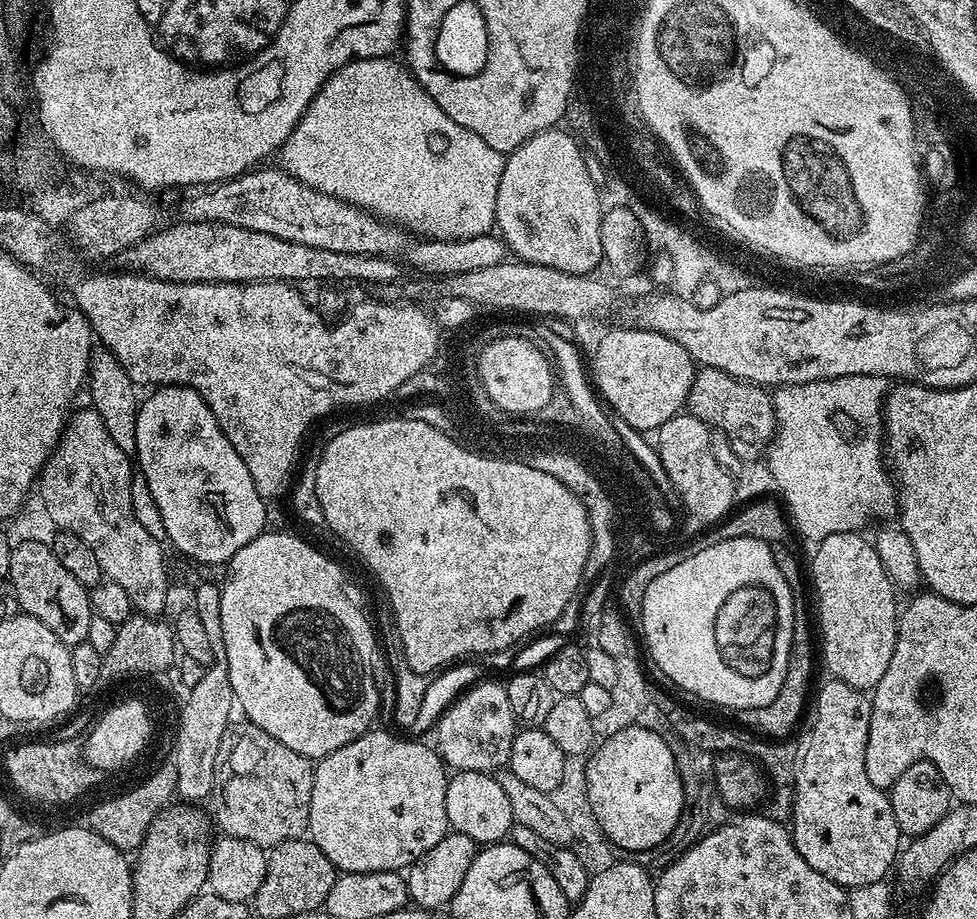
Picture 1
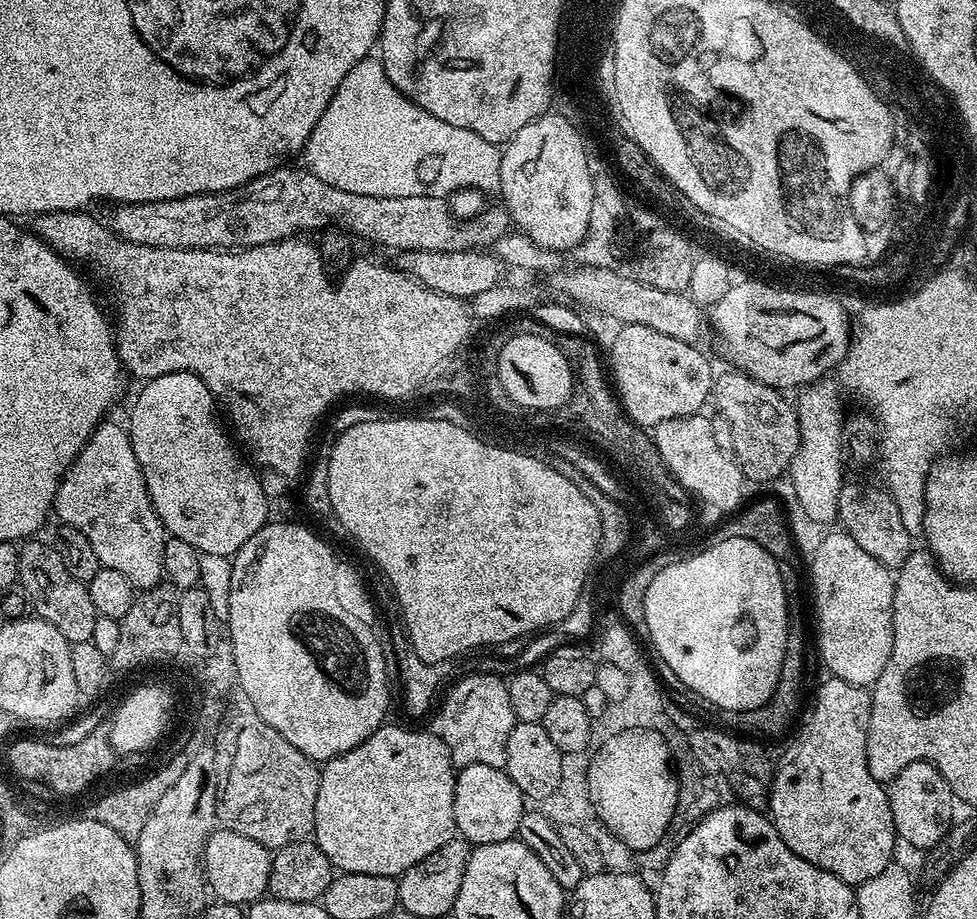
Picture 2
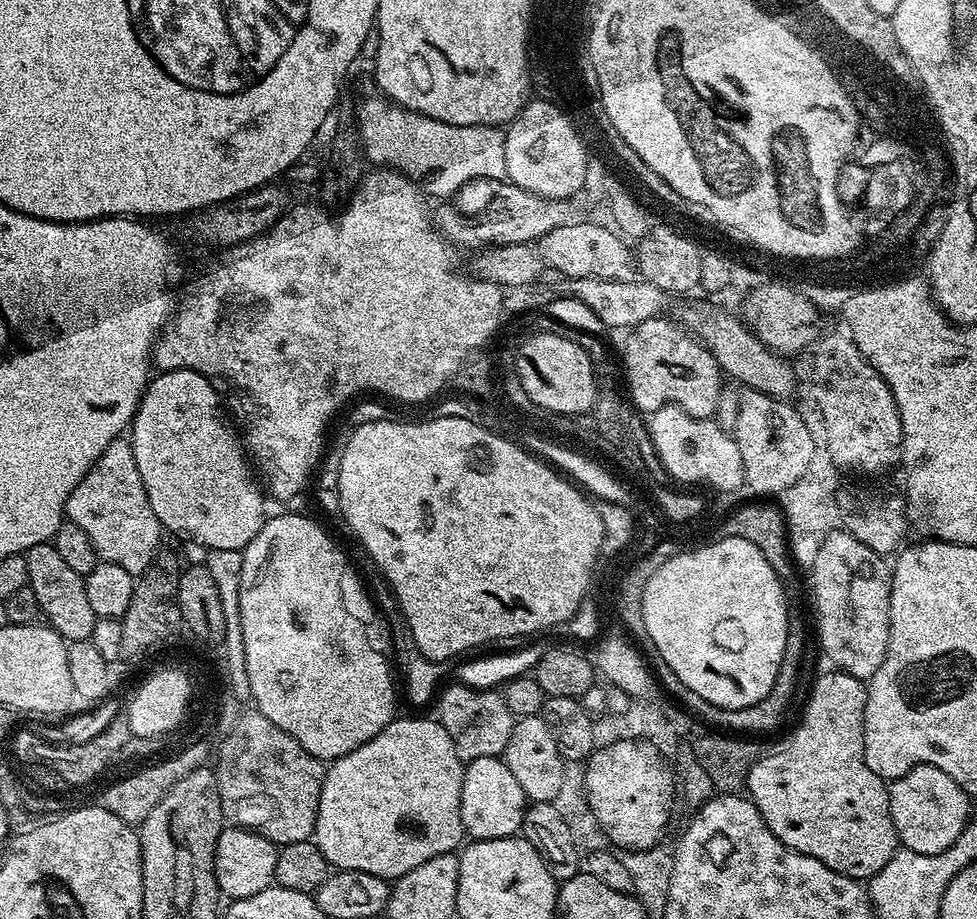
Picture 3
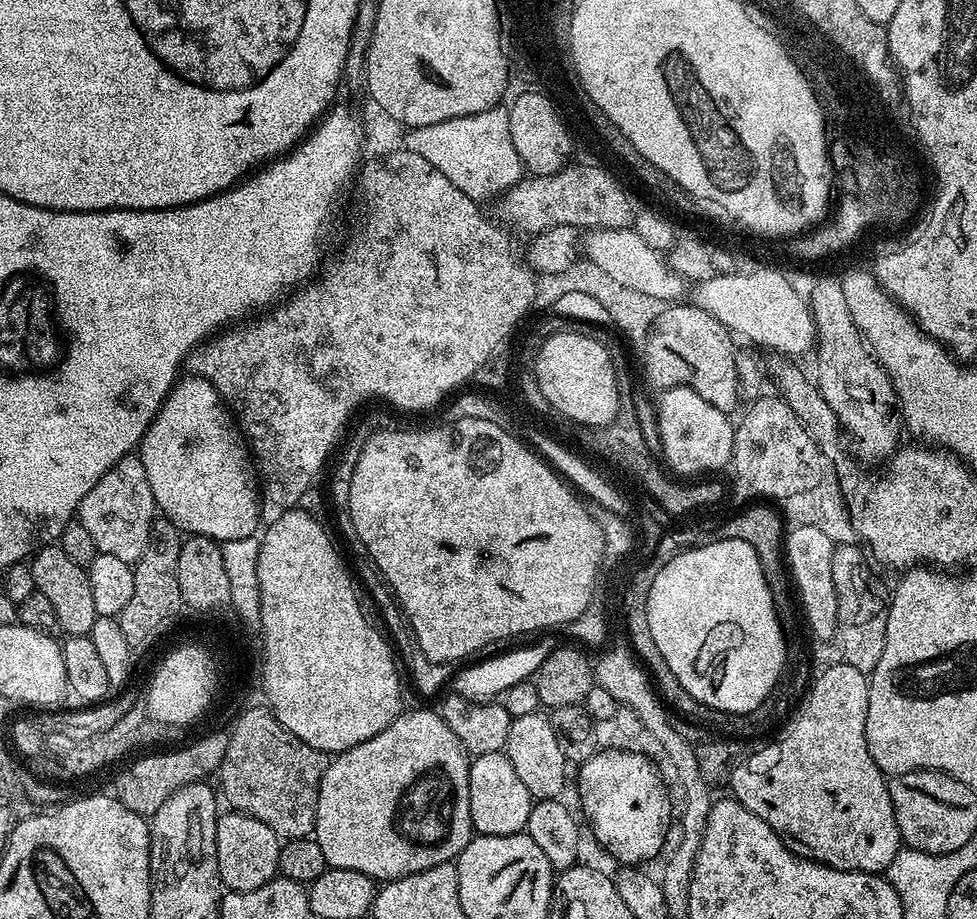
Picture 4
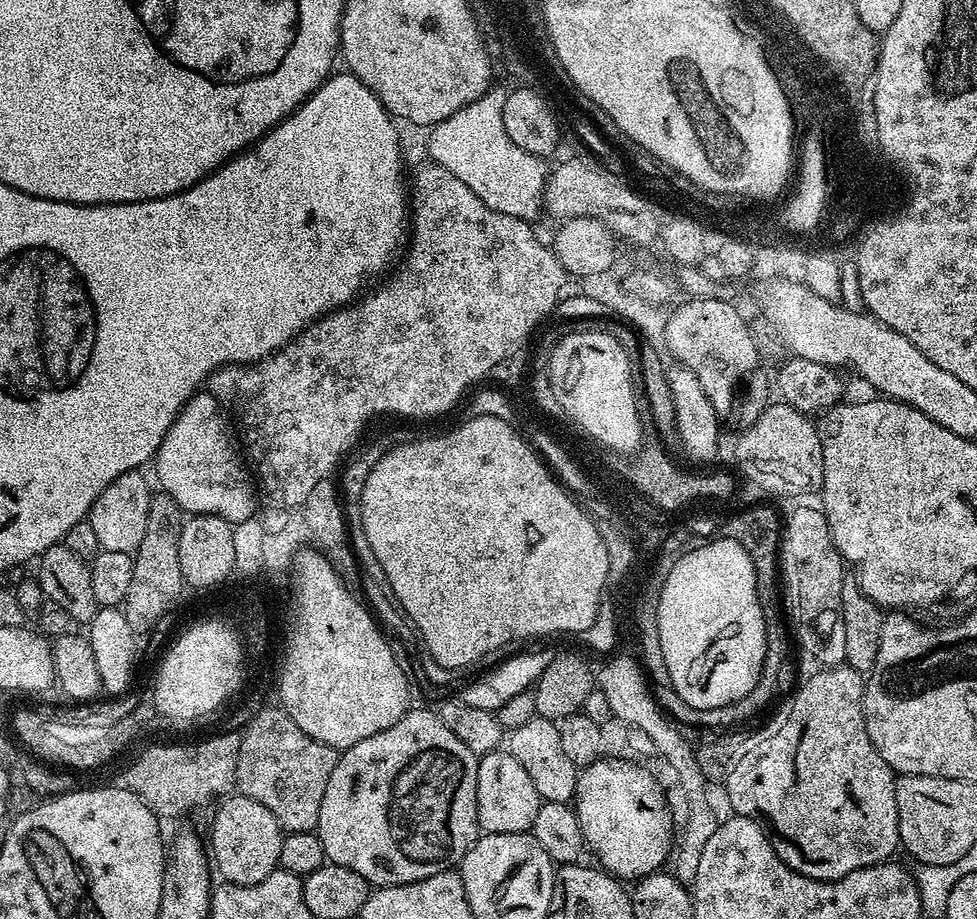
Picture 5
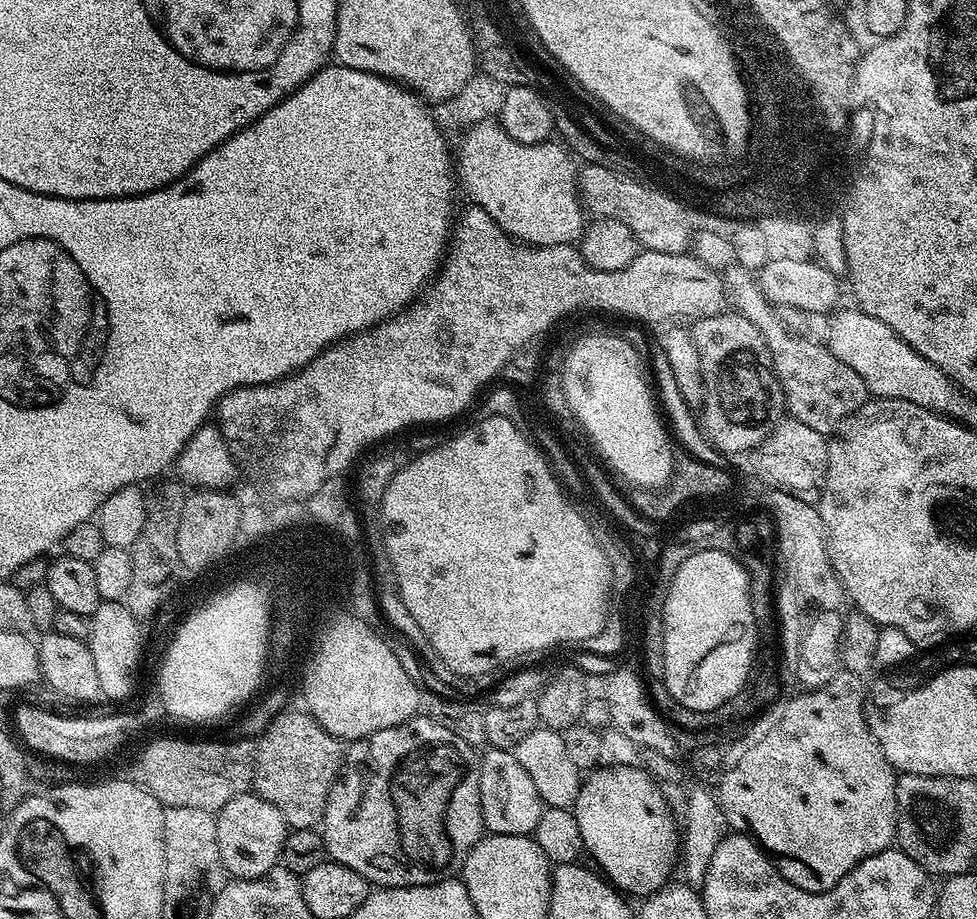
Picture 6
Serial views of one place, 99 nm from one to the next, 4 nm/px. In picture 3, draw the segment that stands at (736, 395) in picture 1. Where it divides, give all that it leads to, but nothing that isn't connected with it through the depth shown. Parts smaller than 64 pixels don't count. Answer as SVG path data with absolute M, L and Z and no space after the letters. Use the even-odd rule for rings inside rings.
M745 391L739 397L736 406L736 426L734 435L738 442L738 454L742 454L742 466L744 467L744 482L750 489L761 492L761 497L783 494L787 487L794 486L798 482L797 477L804 468L807 468L808 457L811 456L811 443L815 440L814 432L808 429L808 424L791 408L788 400L777 400L774 396L767 396L761 392Z

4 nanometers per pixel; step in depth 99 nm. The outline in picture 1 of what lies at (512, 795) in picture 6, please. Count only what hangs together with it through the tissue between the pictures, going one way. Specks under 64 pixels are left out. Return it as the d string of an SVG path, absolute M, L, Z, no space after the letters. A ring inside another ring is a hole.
M453 771L446 786L446 818L451 831L466 834L477 846L499 844L509 839L514 823L510 801L497 777L490 772Z

